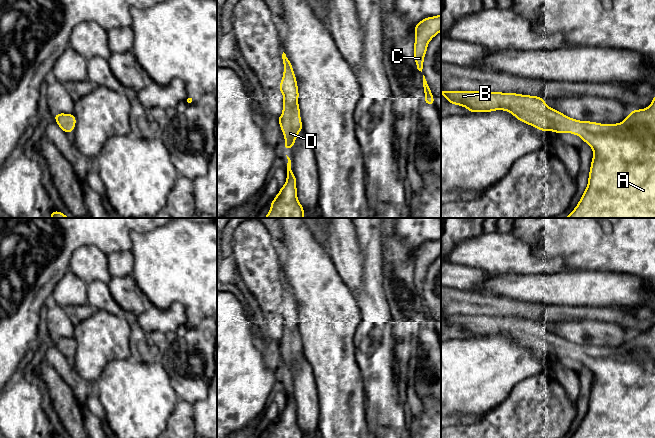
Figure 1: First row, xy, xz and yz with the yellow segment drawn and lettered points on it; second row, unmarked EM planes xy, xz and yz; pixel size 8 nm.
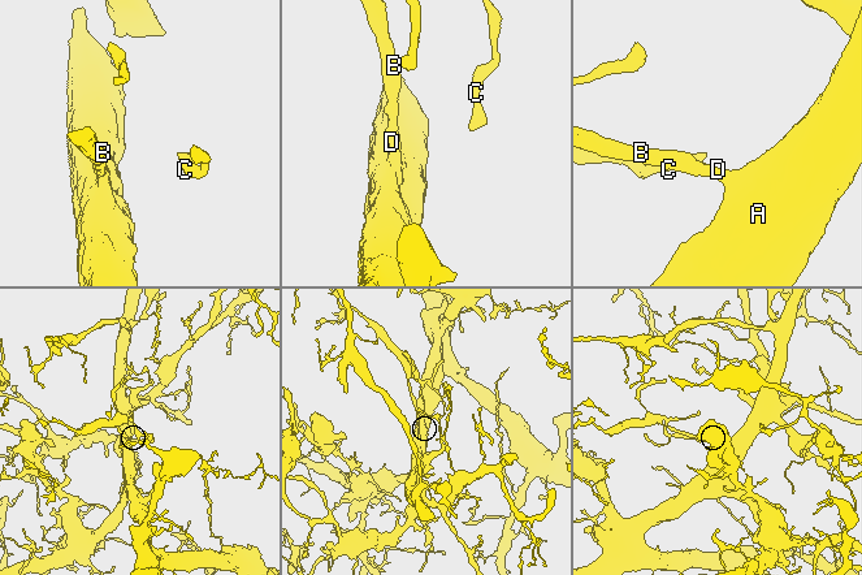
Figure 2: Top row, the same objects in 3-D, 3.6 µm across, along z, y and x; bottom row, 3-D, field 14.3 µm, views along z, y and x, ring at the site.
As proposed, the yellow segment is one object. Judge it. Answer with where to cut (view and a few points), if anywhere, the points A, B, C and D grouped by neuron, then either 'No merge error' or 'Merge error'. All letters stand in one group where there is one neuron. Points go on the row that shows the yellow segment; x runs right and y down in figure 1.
No split. Groups: A B C D. No merge error

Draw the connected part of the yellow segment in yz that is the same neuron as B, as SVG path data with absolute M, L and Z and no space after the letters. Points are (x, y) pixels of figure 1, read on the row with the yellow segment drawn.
M445 91L441 94L451 103L466 107L469 112L490 112L506 110L520 121L542 131L573 133L580 136L593 149L588 186L576 208L565 218L655 218L655 95L651 105L641 110L632 110L625 120L618 124L599 124L578 121L548 107L536 96L515 93L486 91Z

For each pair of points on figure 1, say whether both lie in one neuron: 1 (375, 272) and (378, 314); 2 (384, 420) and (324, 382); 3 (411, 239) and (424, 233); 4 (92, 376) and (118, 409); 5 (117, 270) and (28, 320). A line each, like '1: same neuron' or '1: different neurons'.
1: same neuron
2: different neurons
3: same neuron
4: different neurons
5: different neurons

